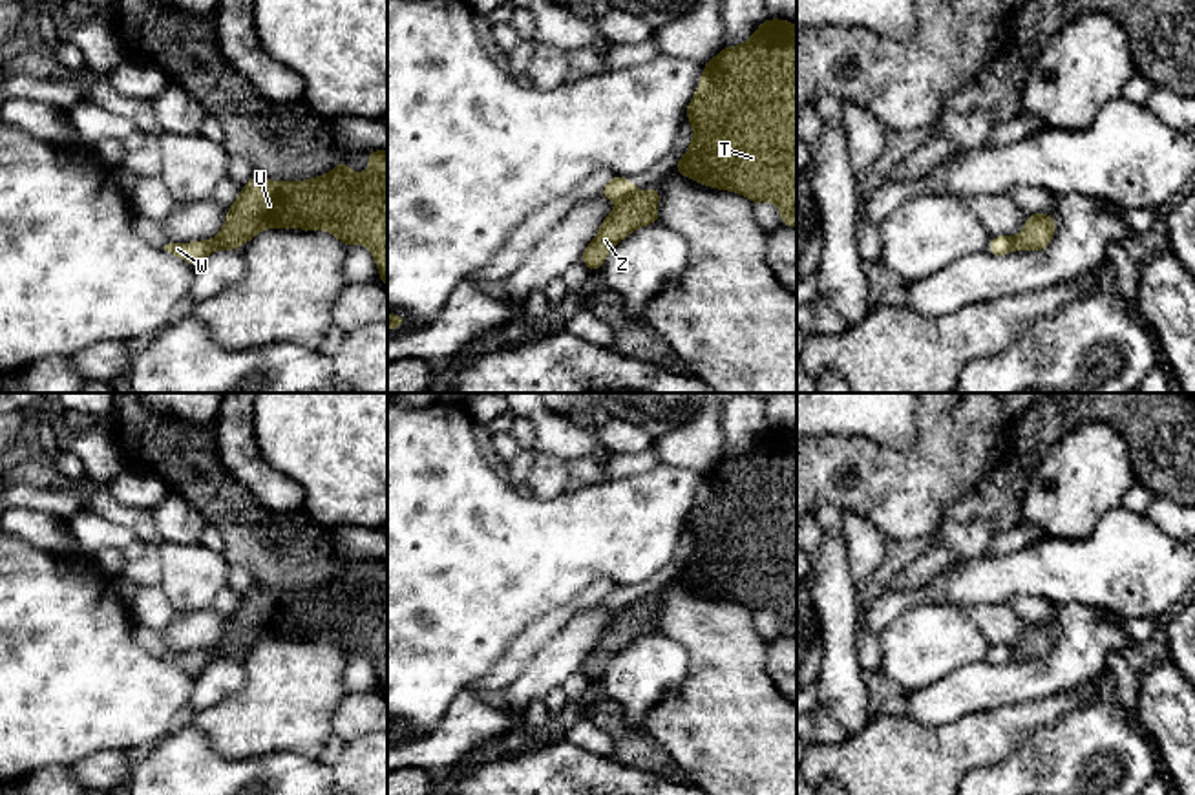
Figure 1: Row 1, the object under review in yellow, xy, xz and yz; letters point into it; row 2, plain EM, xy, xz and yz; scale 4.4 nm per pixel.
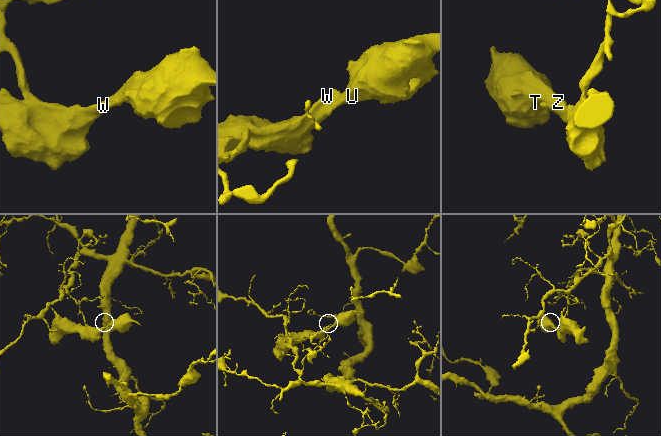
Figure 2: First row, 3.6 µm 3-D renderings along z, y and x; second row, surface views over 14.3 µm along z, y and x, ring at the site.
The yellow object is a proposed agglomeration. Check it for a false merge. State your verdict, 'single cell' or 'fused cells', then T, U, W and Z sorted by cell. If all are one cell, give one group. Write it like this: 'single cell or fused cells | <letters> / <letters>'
fused cells | T U Z / W

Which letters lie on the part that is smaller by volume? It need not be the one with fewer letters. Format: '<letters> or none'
T, U, Z

